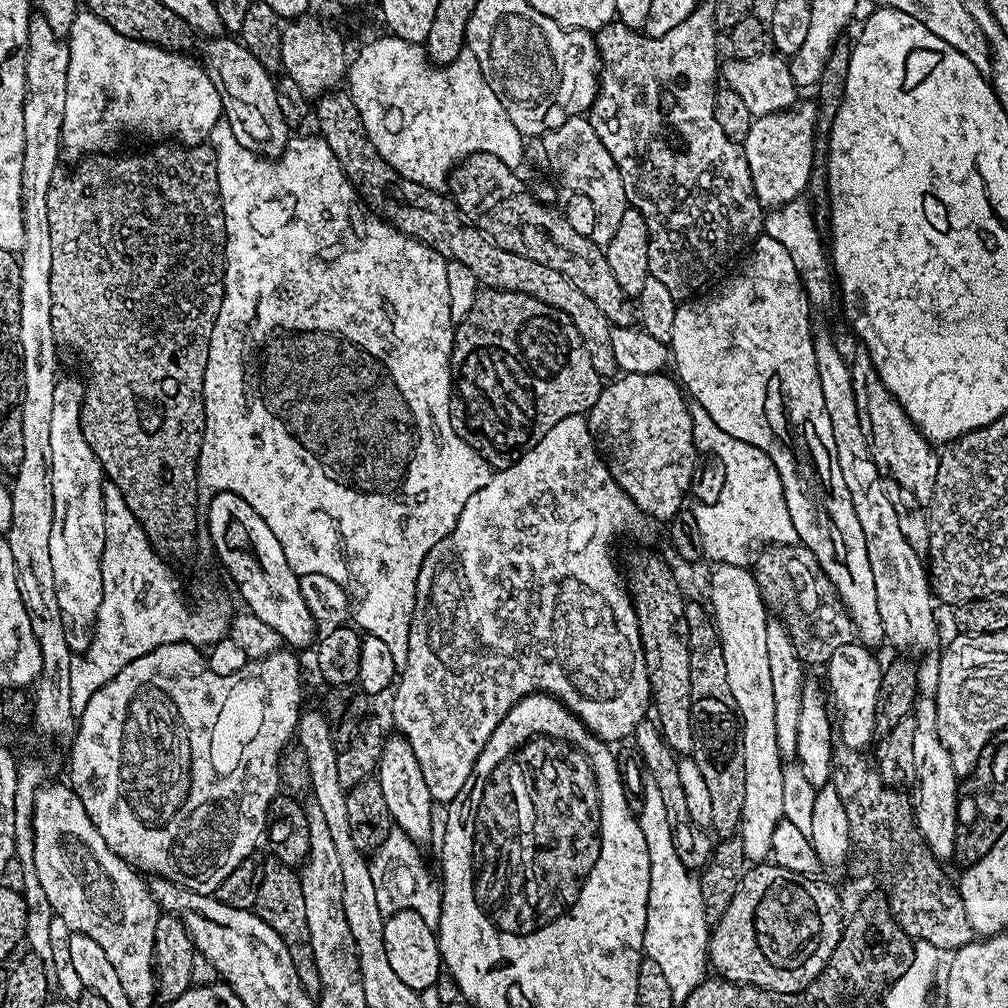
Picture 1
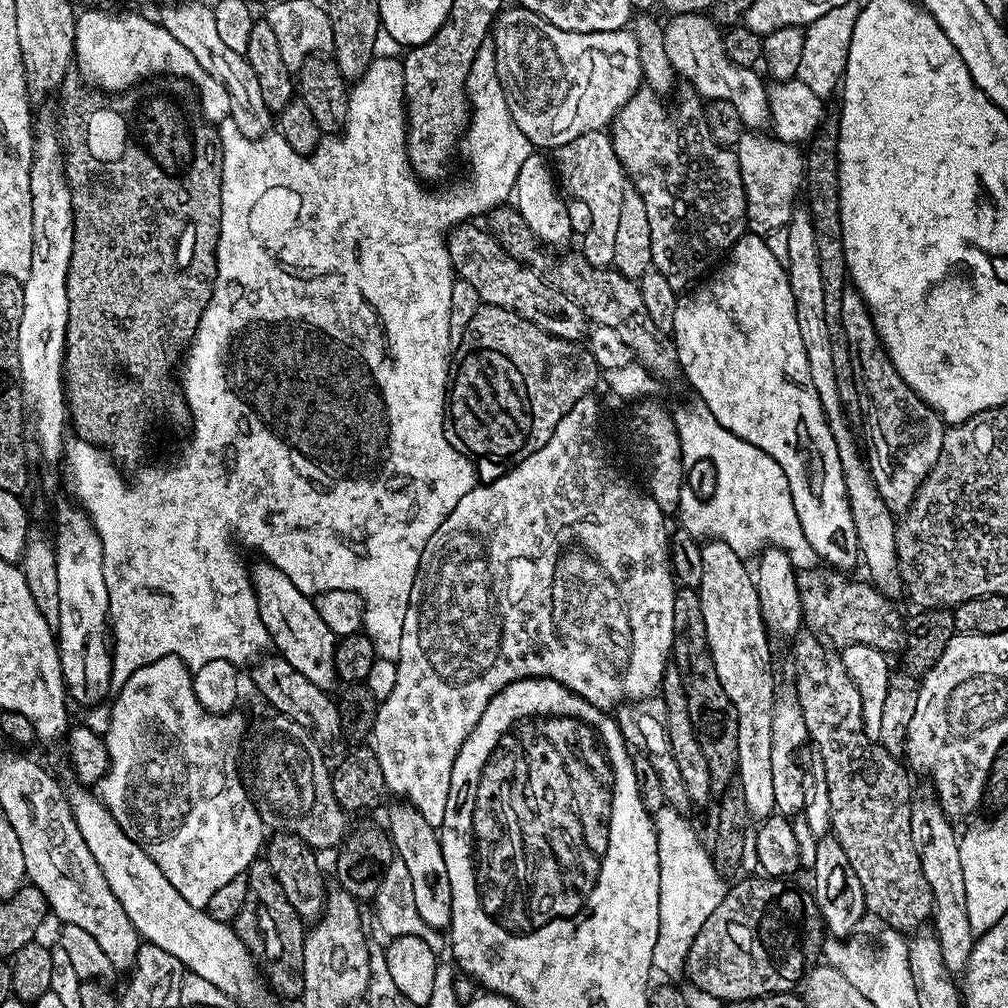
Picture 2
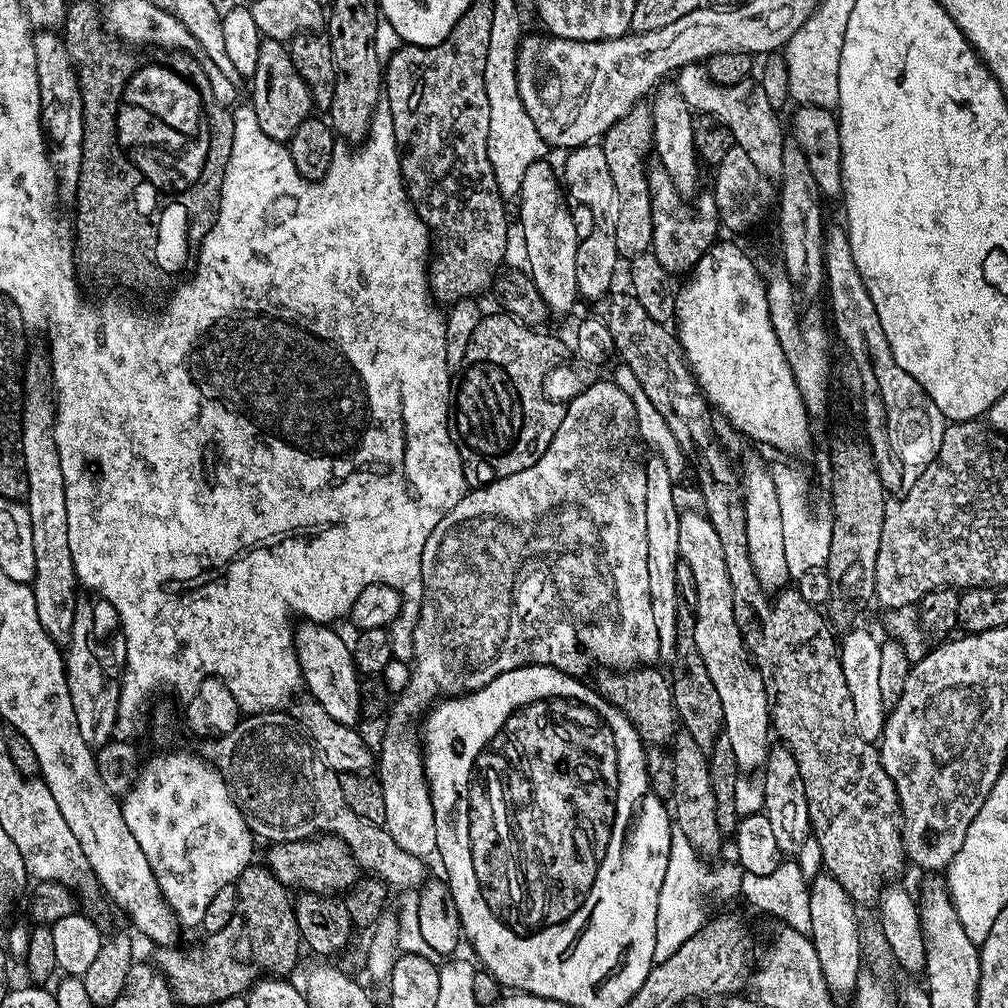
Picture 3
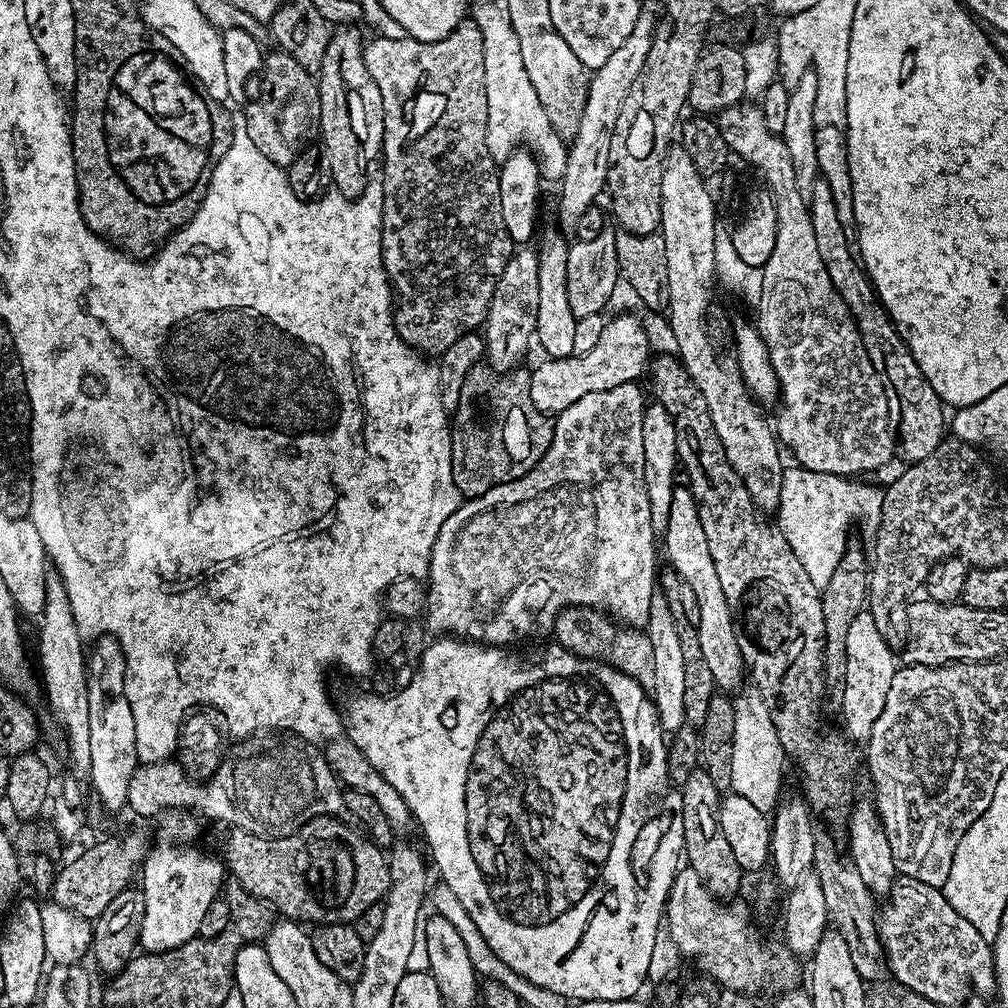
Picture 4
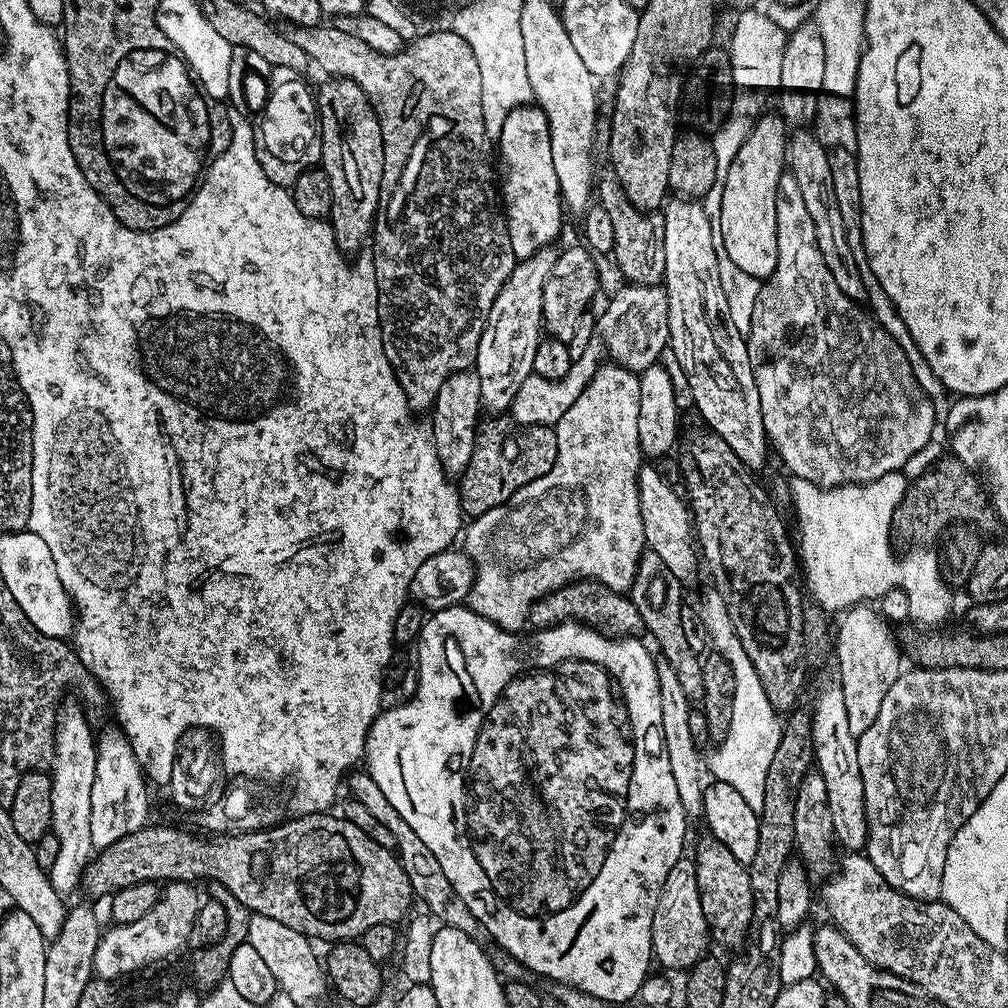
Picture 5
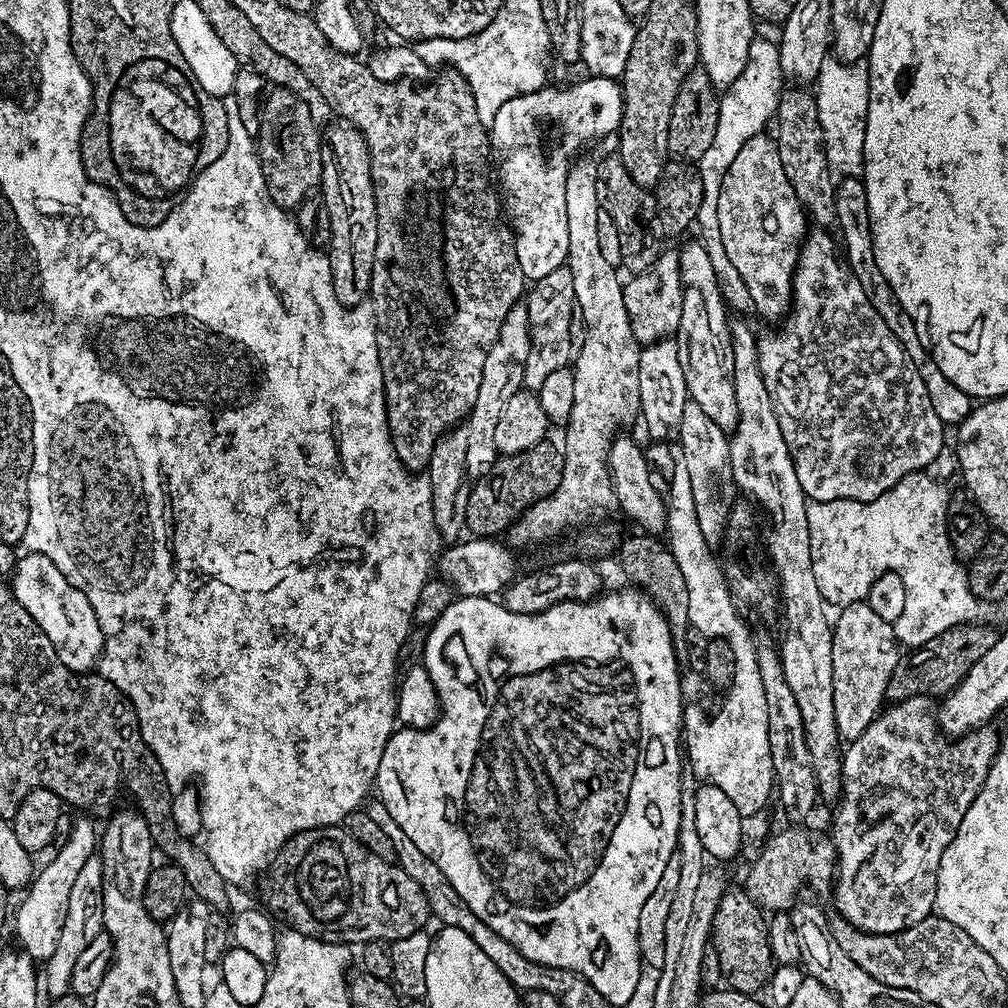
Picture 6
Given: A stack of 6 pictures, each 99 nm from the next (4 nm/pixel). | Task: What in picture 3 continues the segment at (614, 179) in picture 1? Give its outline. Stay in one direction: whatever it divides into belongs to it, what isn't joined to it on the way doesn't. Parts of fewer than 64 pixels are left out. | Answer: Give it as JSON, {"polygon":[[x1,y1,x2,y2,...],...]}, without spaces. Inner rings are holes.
{"polygon":[[599,143,584,144,581,148,571,149,565,156,568,157,564,160,564,172,562,168,563,187,575,203,590,206,590,214,594,214,594,230,590,230,590,235,580,241,576,251,576,291,583,299,585,296,588,300,599,301,613,291,612,275,616,272,616,260,621,259,614,242,614,230,618,230,618,190,614,190,610,165]]}

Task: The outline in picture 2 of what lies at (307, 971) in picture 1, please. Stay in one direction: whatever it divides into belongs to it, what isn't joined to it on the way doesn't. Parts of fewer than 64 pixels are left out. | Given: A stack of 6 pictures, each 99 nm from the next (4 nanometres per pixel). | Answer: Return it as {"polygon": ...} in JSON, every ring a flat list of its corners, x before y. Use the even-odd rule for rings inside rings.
{"polygon":[[259,856,247,870,250,908,256,914,256,924,264,940,264,956,268,962,266,978,272,987,282,996,292,1000,300,999,304,994,304,937,306,924,301,919,290,900,283,893,281,883,274,876,267,857]]}

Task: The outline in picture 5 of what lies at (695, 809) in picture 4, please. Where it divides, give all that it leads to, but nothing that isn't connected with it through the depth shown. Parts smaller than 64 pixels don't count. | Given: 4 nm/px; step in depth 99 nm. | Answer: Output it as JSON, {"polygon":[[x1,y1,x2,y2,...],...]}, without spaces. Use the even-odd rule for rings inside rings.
{"polygon":[[704,834,704,837,697,842,694,859,696,861,698,894,702,902,702,914,708,923,711,939,715,943,717,940,724,948,743,949,744,942,748,938,748,927,752,921,752,911,754,910,754,894,750,894,750,874,747,867,740,864,738,858,734,858,734,854,730,854,730,850,726,850,726,846,722,846,722,842,718,842,718,838,714,838,711,834]]}

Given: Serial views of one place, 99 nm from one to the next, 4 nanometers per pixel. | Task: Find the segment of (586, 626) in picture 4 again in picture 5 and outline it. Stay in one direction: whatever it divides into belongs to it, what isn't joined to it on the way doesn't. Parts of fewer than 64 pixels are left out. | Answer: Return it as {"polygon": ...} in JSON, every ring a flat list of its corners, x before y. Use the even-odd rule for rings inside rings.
{"polygon":[[573,580,570,584,564,584,547,592,541,600,535,600,528,612,528,624,536,630,555,628,561,622,579,622,612,634,636,634,644,628,631,598,623,592,610,590,597,580]]}

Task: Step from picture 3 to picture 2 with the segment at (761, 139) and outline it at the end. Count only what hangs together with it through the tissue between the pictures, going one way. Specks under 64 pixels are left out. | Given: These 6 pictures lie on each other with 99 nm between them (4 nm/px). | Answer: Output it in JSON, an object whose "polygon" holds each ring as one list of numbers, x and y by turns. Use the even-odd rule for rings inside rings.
{"polygon":[[708,14,695,17,696,24,688,28,688,32,676,32,670,22,664,24,664,45,666,54,672,63,672,69,677,77,692,83,691,91,705,101,721,100,730,102,738,114,742,114,745,129,764,130,769,127,768,115,768,89,765,81,760,81,755,67,743,68,728,57,724,49,724,38,715,19],[765,127,765,128,764,128]]}

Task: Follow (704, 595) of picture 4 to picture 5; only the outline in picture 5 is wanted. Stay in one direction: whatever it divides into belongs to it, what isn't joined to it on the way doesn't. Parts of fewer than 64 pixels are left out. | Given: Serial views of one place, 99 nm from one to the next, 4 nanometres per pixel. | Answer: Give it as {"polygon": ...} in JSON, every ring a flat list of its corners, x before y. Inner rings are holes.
{"polygon":[[644,466,640,469,640,509,642,510,642,530,647,551,658,554,670,570,682,582,687,581,688,572,696,568,698,564,698,548,694,543,694,525,692,516,685,499,673,485,668,484,659,476,655,466]]}

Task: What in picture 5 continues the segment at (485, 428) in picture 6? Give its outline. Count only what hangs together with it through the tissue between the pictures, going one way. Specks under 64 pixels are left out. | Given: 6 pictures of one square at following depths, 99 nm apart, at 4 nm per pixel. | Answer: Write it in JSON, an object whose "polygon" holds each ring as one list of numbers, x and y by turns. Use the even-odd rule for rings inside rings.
{"polygon":[[549,246,519,261,502,290,498,290,494,306,490,306,474,365,481,383,480,402,487,411,489,408,492,412,507,413,514,402,514,394,518,394,518,386,533,375,534,354,542,339,542,292,546,290,546,278,550,270,554,270,557,255,557,249]]}

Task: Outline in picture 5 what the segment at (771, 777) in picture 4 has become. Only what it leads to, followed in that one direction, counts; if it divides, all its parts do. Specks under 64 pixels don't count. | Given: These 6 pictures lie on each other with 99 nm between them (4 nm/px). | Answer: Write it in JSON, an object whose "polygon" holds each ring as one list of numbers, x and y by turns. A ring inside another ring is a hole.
{"polygon":[[708,590,704,601,700,604,700,616,708,627,708,636,712,639,711,647,720,652,734,670,734,714,730,714,728,730,724,739,715,745,712,757,707,757,707,771,715,779,726,782,746,798,750,810,759,814,762,810,762,798,766,798,766,770,770,770,770,761,774,758,774,750,778,750,782,720,776,708,770,706,770,698,766,698,766,690,762,690,762,682,758,678,758,670,754,670,754,662,742,650,742,642,738,642,738,634,734,634,734,626,726,614,726,606,722,598,714,590]]}

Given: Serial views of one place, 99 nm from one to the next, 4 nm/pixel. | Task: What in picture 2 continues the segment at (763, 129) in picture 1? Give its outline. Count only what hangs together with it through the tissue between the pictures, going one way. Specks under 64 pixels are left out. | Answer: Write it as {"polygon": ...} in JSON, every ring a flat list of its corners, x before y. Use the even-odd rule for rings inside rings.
{"polygon":[[745,131,743,138,734,145,738,170,746,198,746,228,756,235,767,237,770,232,787,229,792,213,798,206,796,195,801,195,805,183,805,157,795,144,787,144,768,134]]}

